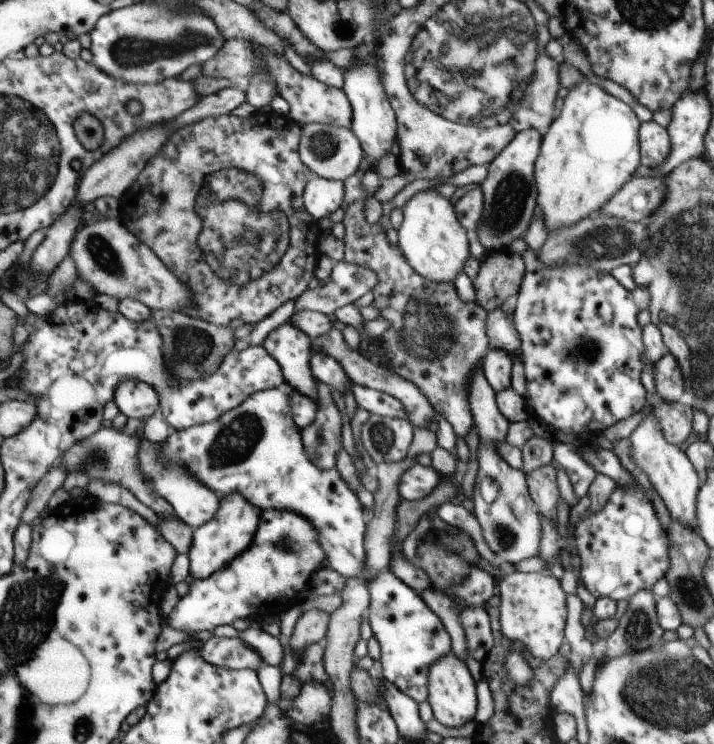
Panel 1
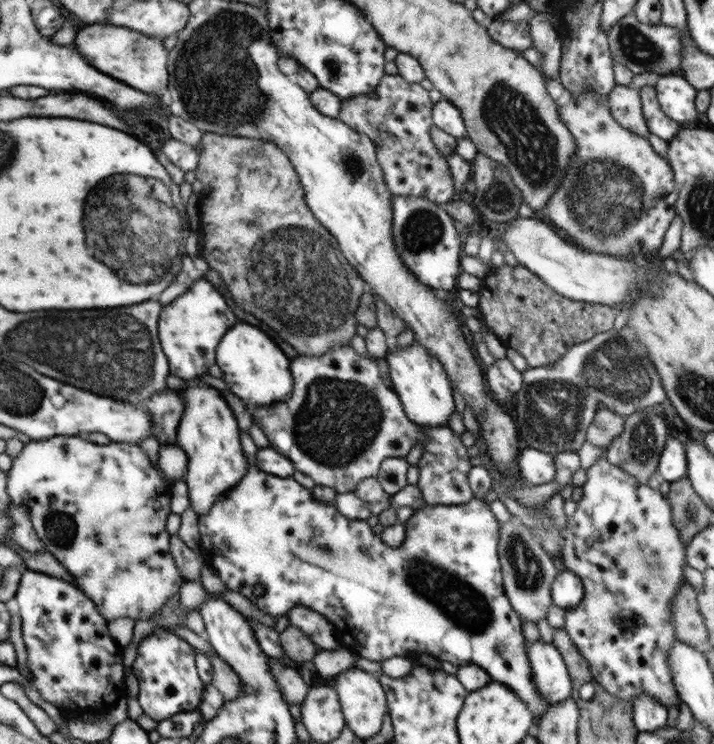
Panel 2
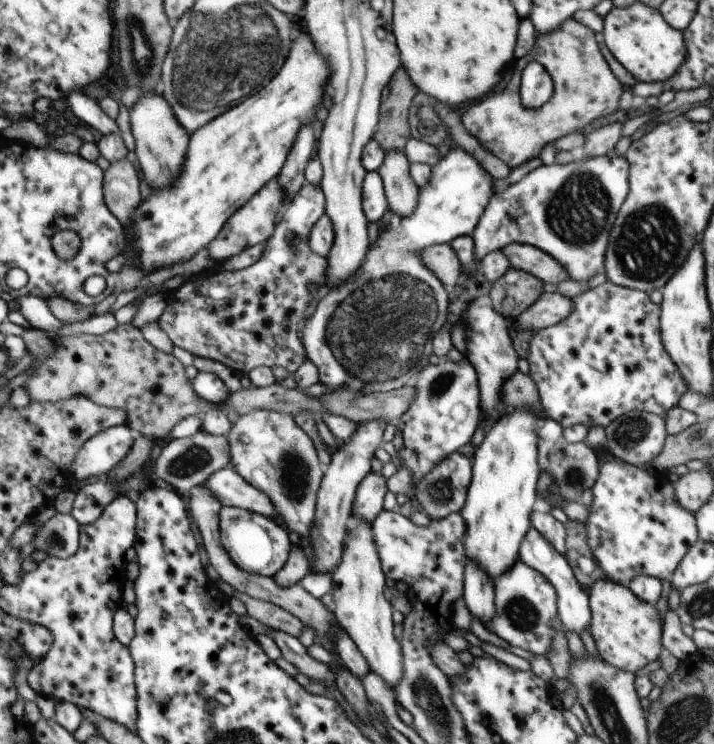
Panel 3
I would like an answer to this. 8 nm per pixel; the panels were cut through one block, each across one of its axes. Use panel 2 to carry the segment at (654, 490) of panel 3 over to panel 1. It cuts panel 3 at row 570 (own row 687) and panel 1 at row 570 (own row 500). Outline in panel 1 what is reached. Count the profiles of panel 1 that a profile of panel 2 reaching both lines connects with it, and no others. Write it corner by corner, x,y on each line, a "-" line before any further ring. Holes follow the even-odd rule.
638,484
616,486
604,507
580,519
573,528
580,557
580,578
594,598
630,600
638,591
651,590
670,568
668,530
662,527
652,500

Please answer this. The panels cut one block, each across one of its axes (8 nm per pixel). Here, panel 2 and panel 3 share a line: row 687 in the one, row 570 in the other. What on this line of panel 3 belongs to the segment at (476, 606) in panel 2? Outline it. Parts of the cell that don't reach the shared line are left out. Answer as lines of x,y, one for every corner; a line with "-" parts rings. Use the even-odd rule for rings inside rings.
520,559
506,574
493,580
493,584
496,616
488,622
487,630
503,638
511,646
519,646
534,655
546,656
556,634
550,630
548,622
552,618
558,618
558,596
554,586
540,572
536,572

